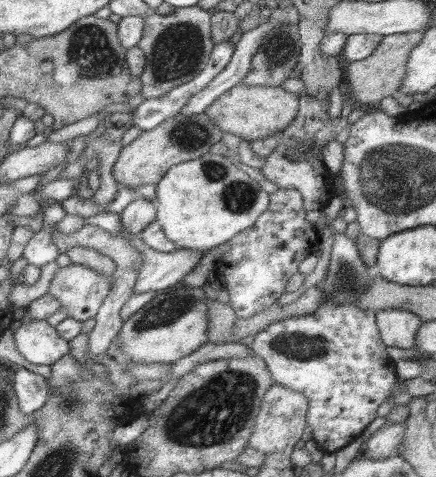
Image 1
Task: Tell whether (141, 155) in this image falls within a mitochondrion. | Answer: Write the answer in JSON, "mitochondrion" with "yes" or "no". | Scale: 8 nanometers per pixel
{"mitochondrion":"no"}

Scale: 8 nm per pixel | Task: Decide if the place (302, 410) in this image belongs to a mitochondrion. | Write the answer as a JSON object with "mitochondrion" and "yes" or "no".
{"mitochondrion":"no"}

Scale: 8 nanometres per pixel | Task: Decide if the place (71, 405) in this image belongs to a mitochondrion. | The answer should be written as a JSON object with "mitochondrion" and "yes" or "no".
{"mitochondrion":"yes"}

